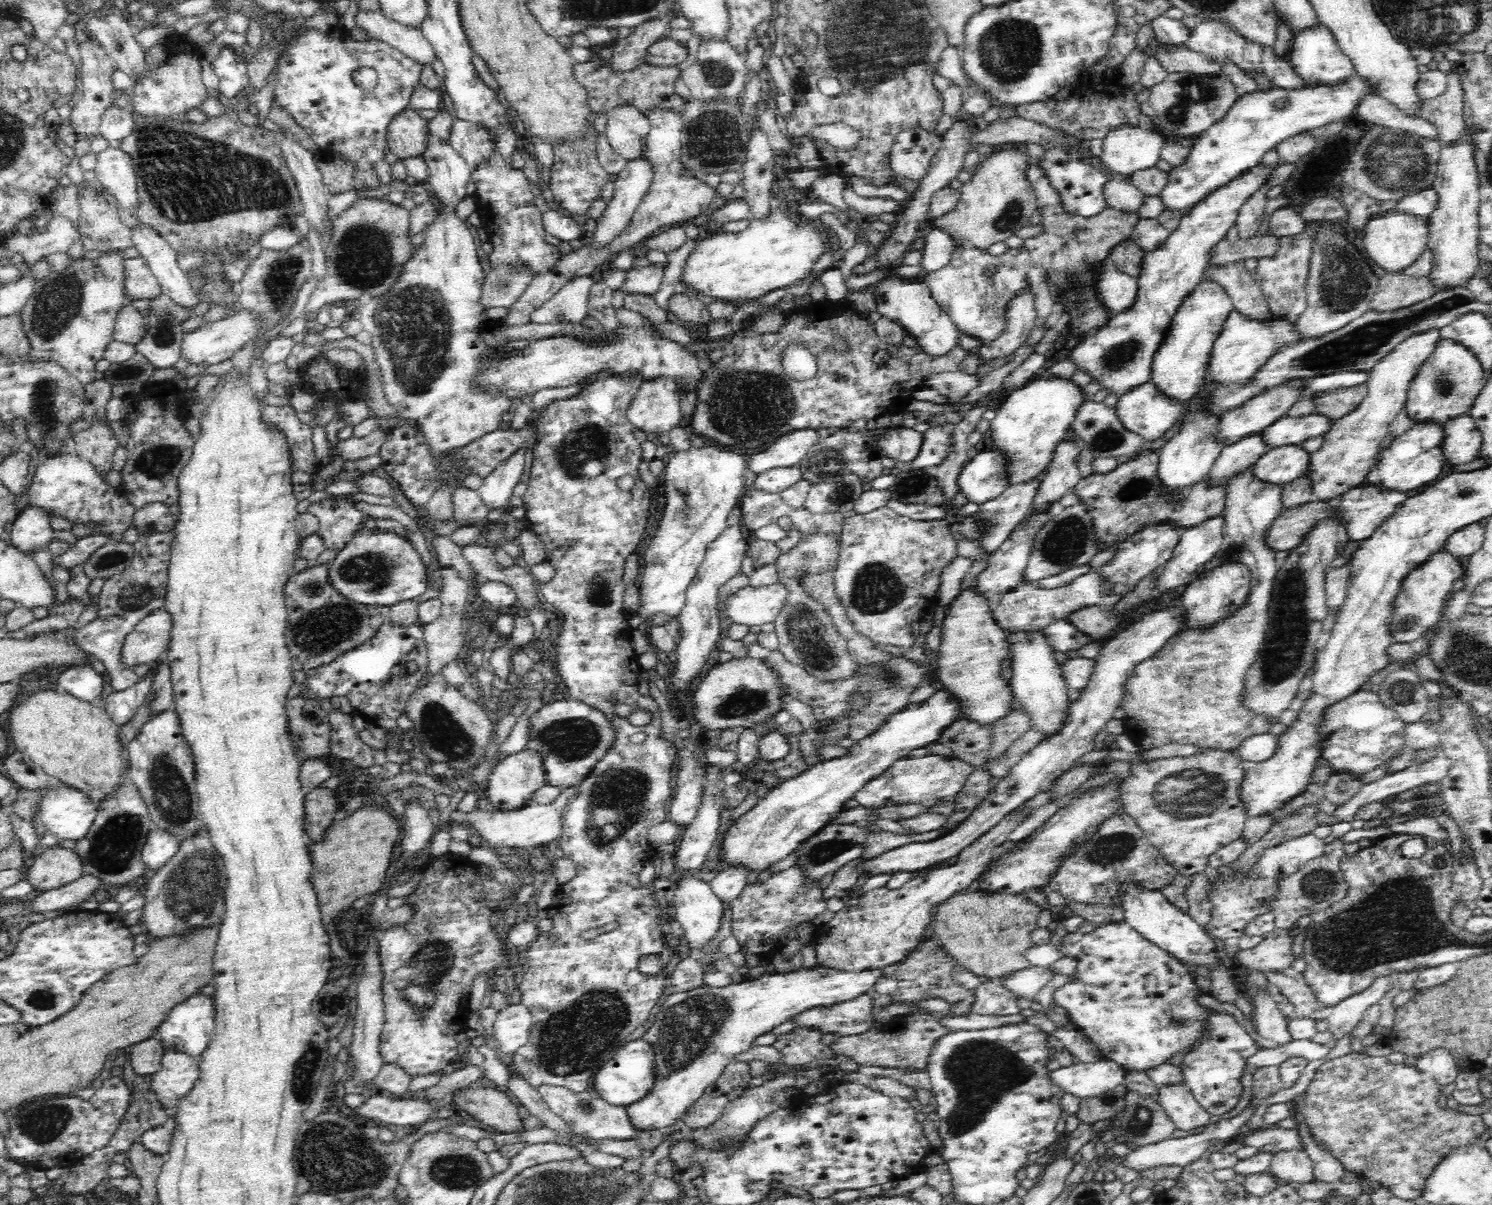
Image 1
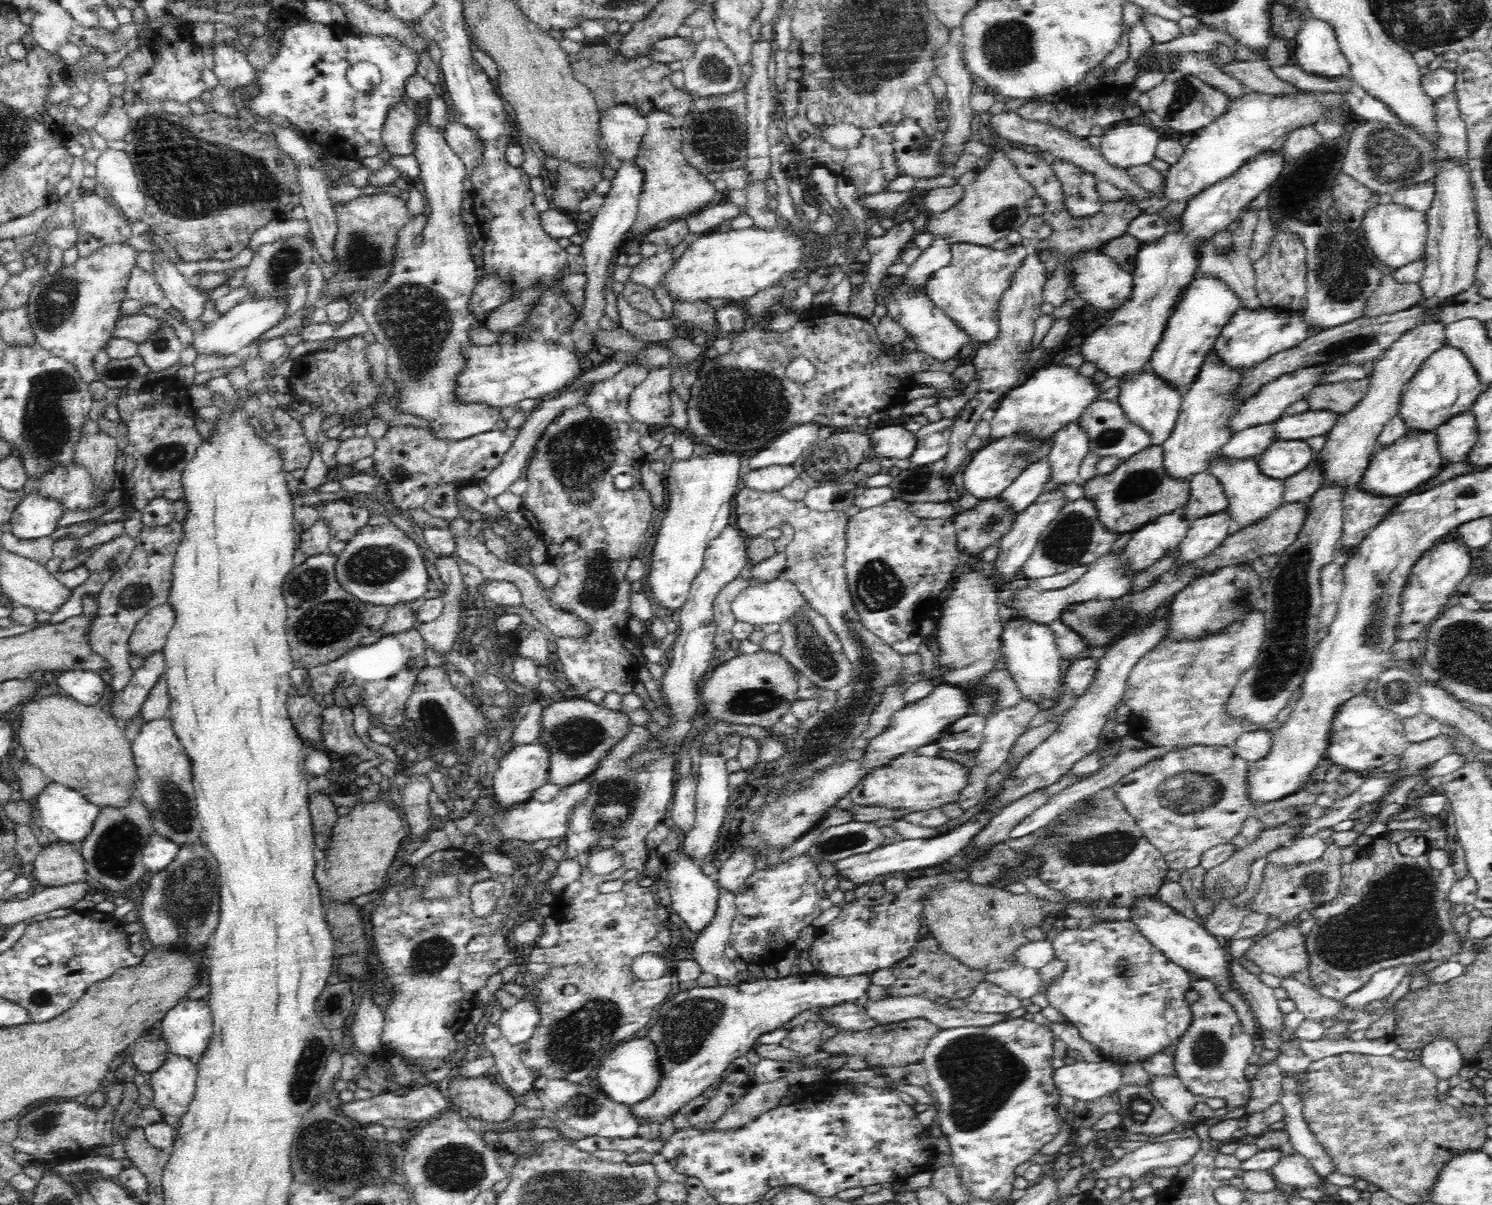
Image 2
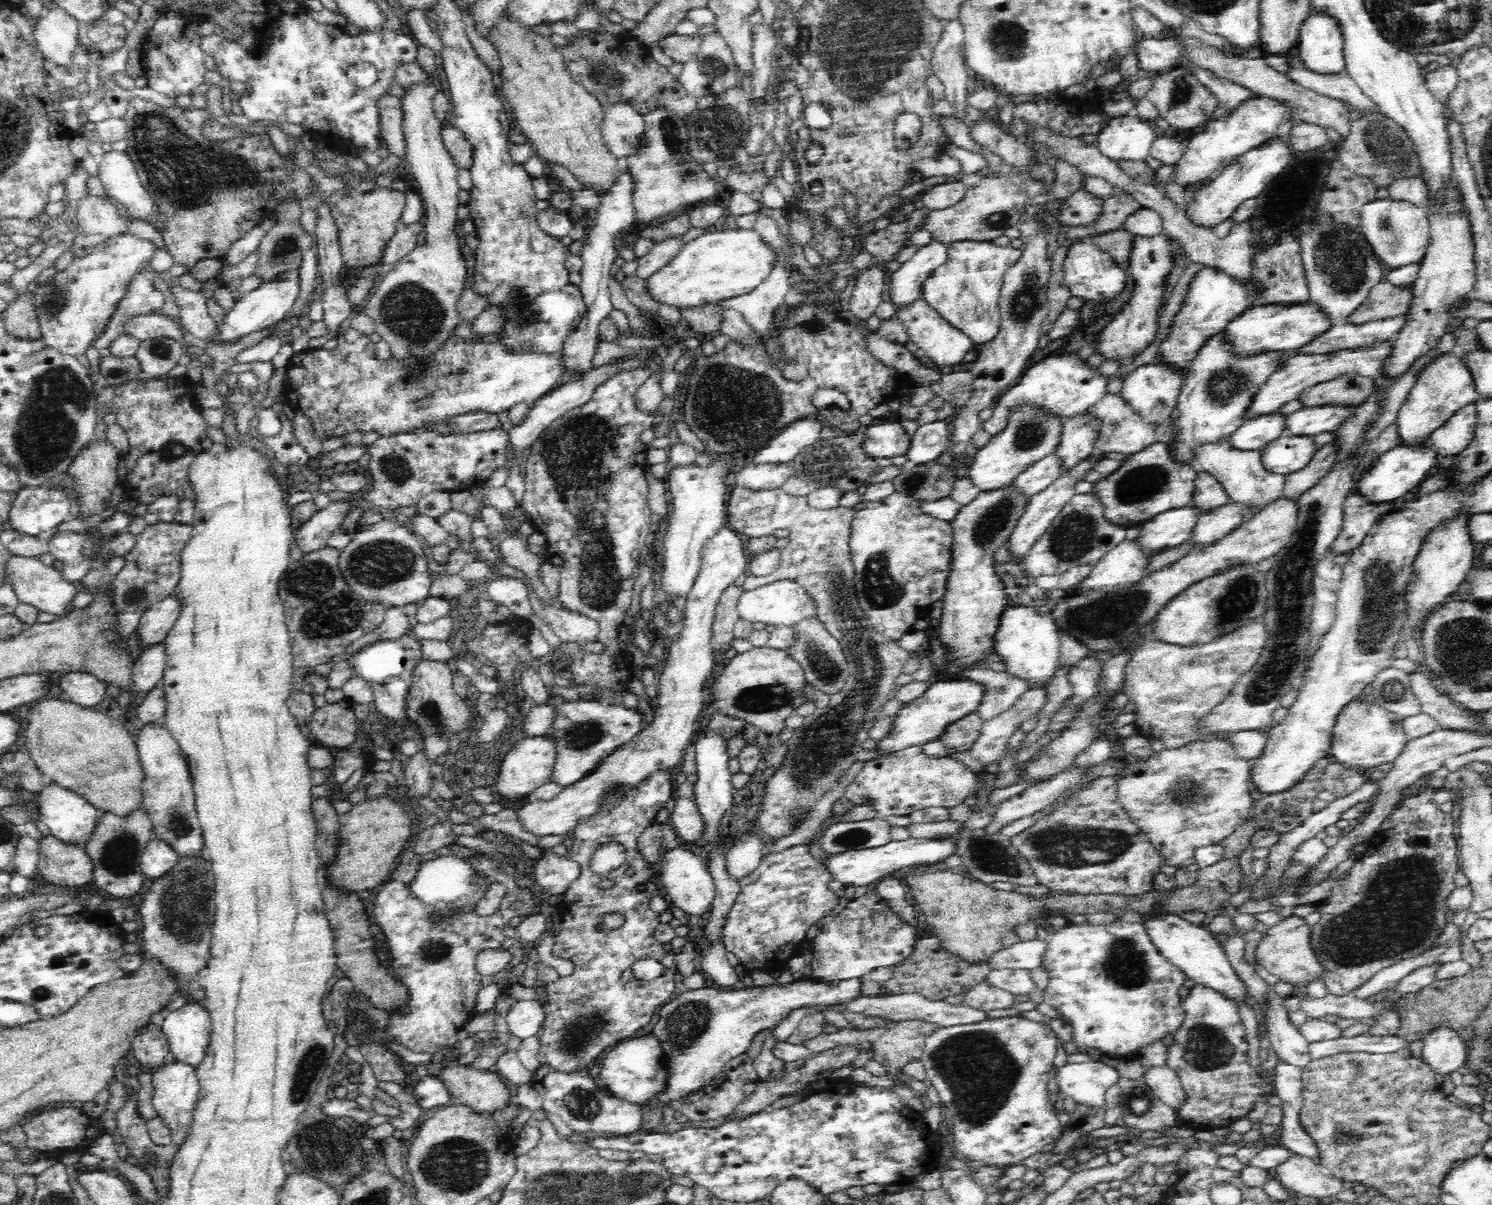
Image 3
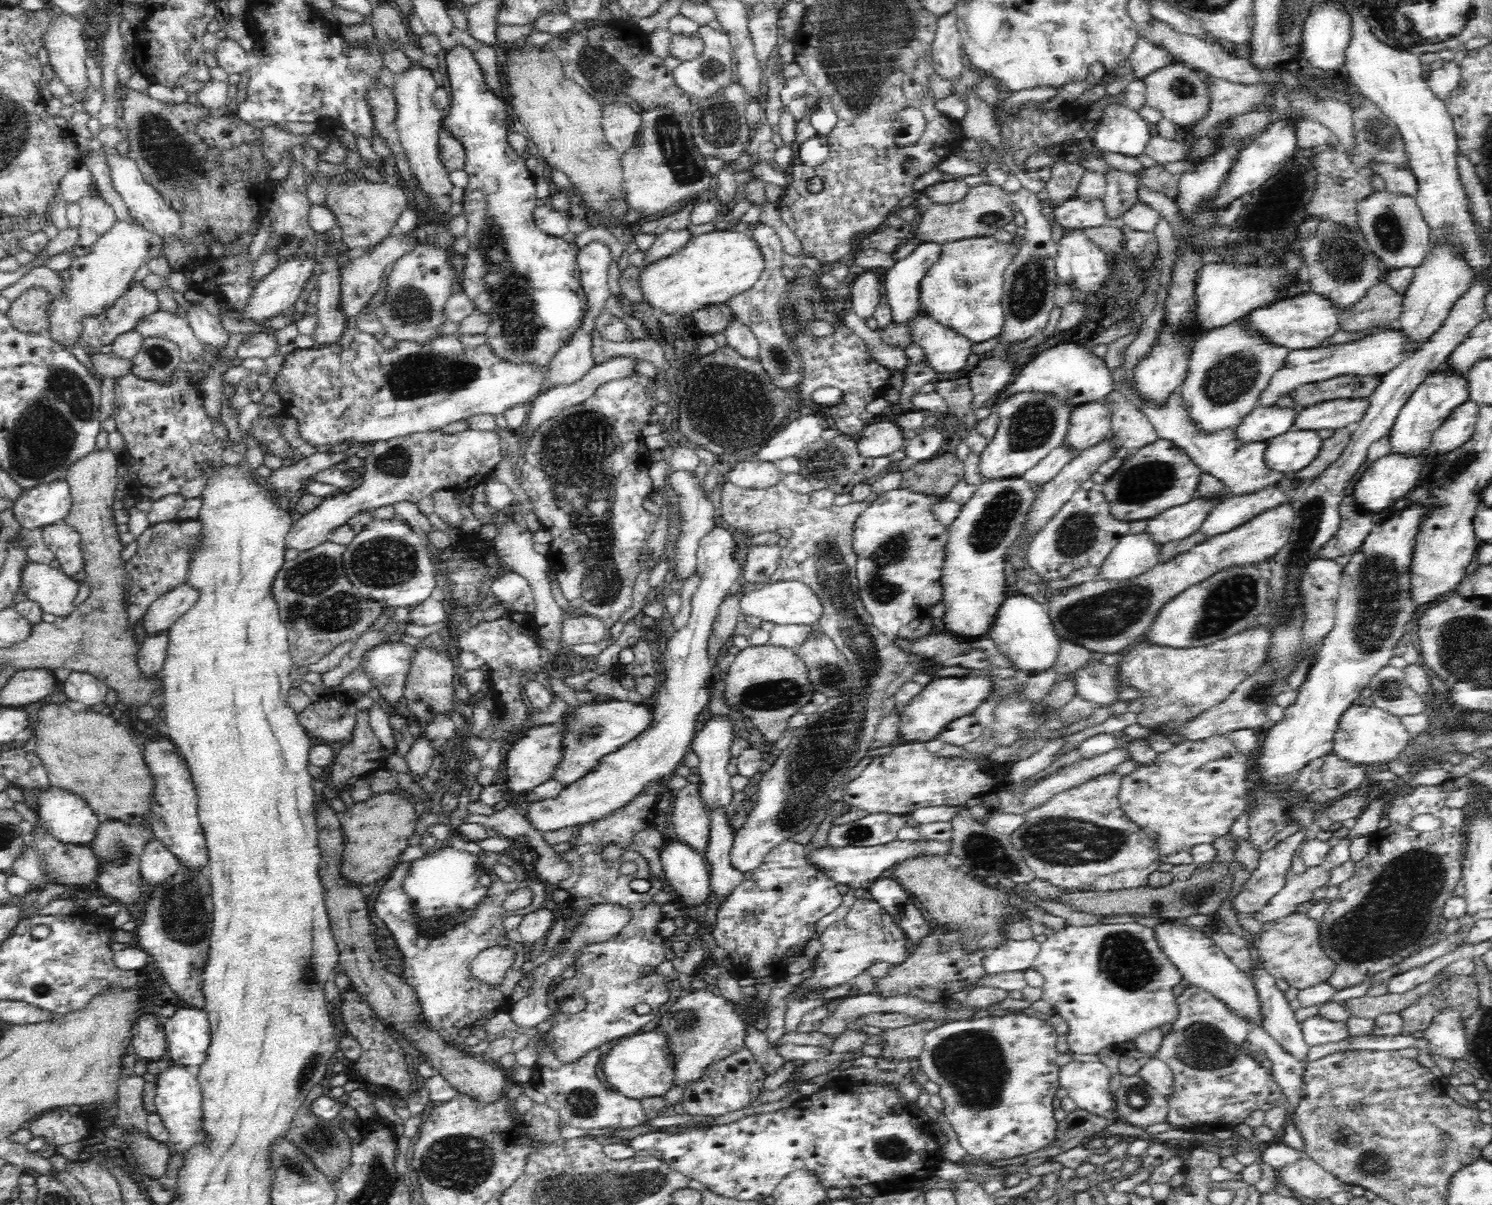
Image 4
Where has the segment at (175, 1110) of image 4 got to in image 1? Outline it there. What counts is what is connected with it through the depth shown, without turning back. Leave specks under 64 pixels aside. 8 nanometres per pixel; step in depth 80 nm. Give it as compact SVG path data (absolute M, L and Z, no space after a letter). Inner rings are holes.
M165 1049L161 1062L160 1070L152 1076L151 1088L172 1116L178 1099L184 1098L197 1082L201 1058Z

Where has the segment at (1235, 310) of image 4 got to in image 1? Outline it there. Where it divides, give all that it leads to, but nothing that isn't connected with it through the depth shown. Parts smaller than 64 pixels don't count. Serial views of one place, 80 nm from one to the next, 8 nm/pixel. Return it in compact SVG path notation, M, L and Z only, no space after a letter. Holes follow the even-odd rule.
M1204 278L1192 290L1192 294L1174 314L1170 330L1153 359L1151 383L1157 392L1180 404L1188 404L1192 398L1202 393L1208 379L1208 364L1215 340L1232 309L1232 301L1224 289L1208 278Z

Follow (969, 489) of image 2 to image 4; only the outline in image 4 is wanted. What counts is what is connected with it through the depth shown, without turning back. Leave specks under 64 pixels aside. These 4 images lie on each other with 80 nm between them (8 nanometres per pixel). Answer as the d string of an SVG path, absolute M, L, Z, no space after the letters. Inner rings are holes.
M1016 394L1002 402L998 417L1000 428L989 439L978 462L978 476L983 482L1017 478L1031 466L1038 464L1052 450L1063 444L1072 410L1045 394Z

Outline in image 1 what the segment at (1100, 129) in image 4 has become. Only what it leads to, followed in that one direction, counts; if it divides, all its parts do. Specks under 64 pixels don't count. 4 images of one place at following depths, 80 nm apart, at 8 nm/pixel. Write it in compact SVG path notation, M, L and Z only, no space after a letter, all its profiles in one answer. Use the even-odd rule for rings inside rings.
M1121 125L1103 138L1103 152L1099 157L1117 176L1129 179L1134 172L1155 168L1161 160L1167 136L1136 126Z

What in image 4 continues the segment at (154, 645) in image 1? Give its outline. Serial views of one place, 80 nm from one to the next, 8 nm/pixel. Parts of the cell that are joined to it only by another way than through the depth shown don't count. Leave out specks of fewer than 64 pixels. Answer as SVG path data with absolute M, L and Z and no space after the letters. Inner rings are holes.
M182 584L175 590L158 598L144 614L142 629L148 637L156 637L167 632L176 619L180 619L197 600L197 593L190 587Z

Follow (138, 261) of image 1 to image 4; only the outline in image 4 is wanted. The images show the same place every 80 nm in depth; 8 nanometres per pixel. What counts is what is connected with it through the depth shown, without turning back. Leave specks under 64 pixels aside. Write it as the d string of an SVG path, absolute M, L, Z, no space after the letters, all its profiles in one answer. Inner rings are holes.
M142 280L132 281L130 288L106 314L84 320L83 341L96 350L108 346L120 334L132 331L140 319L158 310L156 290L148 290Z

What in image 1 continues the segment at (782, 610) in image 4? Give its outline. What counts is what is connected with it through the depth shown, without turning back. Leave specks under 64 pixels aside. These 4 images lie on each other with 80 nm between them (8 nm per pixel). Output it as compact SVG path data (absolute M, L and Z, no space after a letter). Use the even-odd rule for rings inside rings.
M779 583L773 586L756 589L752 586L740 588L734 594L728 594L724 600L724 610L719 617L732 624L762 626L774 622L788 600L788 591Z

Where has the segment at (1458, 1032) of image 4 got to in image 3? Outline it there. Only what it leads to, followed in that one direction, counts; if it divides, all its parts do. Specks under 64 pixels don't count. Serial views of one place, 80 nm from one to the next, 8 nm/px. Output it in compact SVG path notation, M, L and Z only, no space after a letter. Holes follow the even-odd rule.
M1442 1026L1432 1030L1424 1040L1422 1060L1436 1075L1444 1077L1466 1066L1467 1054L1466 1045L1460 1036L1452 1028Z

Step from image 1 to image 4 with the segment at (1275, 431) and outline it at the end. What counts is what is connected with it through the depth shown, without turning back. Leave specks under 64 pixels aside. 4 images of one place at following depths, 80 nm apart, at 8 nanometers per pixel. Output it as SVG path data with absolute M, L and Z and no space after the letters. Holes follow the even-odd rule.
M1360 398L1360 400L1330 400L1316 406L1297 408L1291 430L1320 432L1322 428L1335 430L1353 427L1363 417L1368 405L1368 398Z

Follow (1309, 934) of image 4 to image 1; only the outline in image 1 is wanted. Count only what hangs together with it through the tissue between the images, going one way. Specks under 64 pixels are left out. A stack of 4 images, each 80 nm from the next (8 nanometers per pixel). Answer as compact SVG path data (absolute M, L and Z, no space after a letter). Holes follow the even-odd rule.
M1295 930L1286 935L1264 938L1258 946L1252 949L1244 949L1236 952L1239 966L1250 970L1282 971L1288 966L1294 965L1295 958L1292 953L1293 936Z

